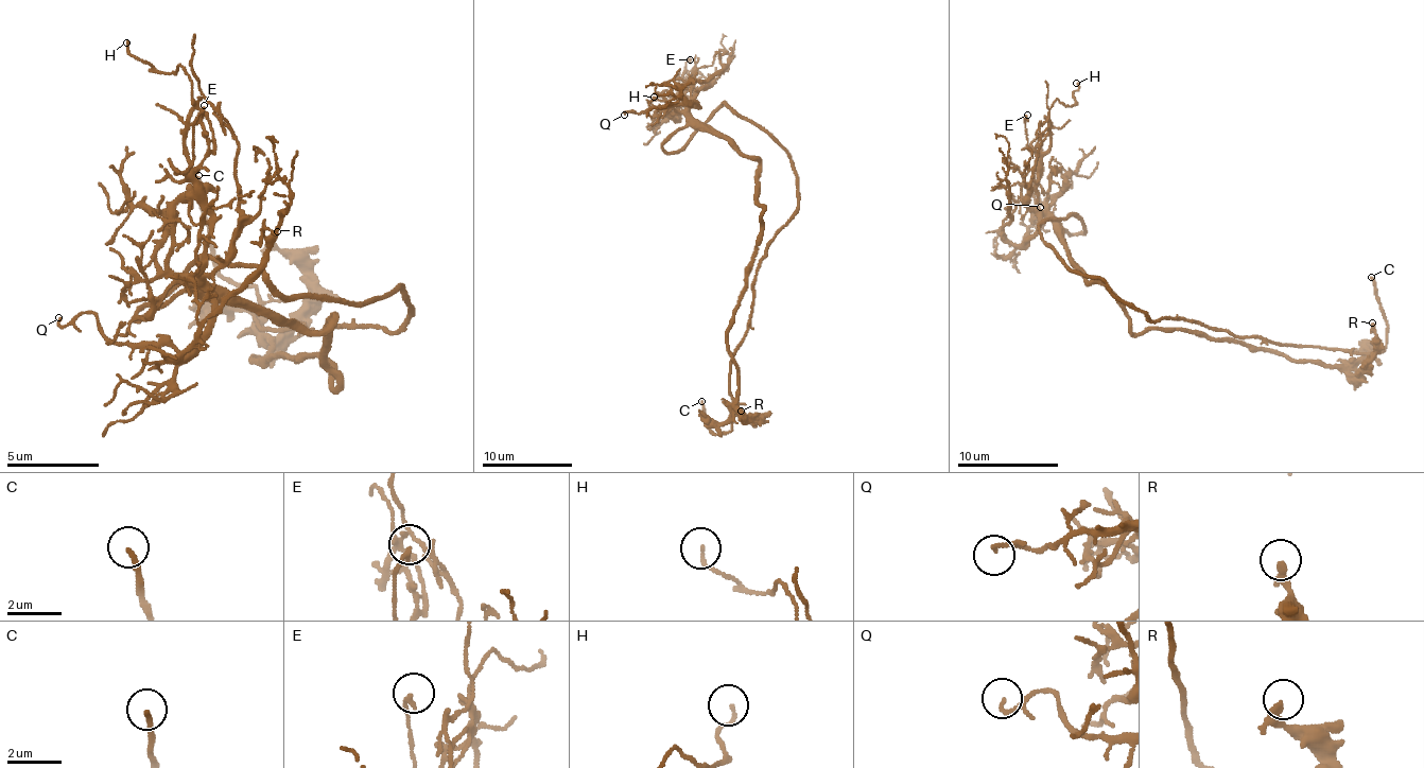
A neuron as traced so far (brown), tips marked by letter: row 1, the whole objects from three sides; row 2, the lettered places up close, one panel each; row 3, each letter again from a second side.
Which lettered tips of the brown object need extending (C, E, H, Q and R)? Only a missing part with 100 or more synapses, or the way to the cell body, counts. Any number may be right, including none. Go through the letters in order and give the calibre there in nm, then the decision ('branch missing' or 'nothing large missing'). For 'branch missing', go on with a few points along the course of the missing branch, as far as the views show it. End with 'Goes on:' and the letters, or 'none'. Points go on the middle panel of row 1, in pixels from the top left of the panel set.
C: calibre 180 nm; branch missing; course (701, 401), (706, 362), (718, 337), (717, 323), (709, 313)
E: calibre 150 nm; nothing large missing
H: calibre 110 nm; nothing large missing
Q: calibre 110 nm; nothing large missing
R: calibre 190 nm; nothing large missing
Goes on: C

